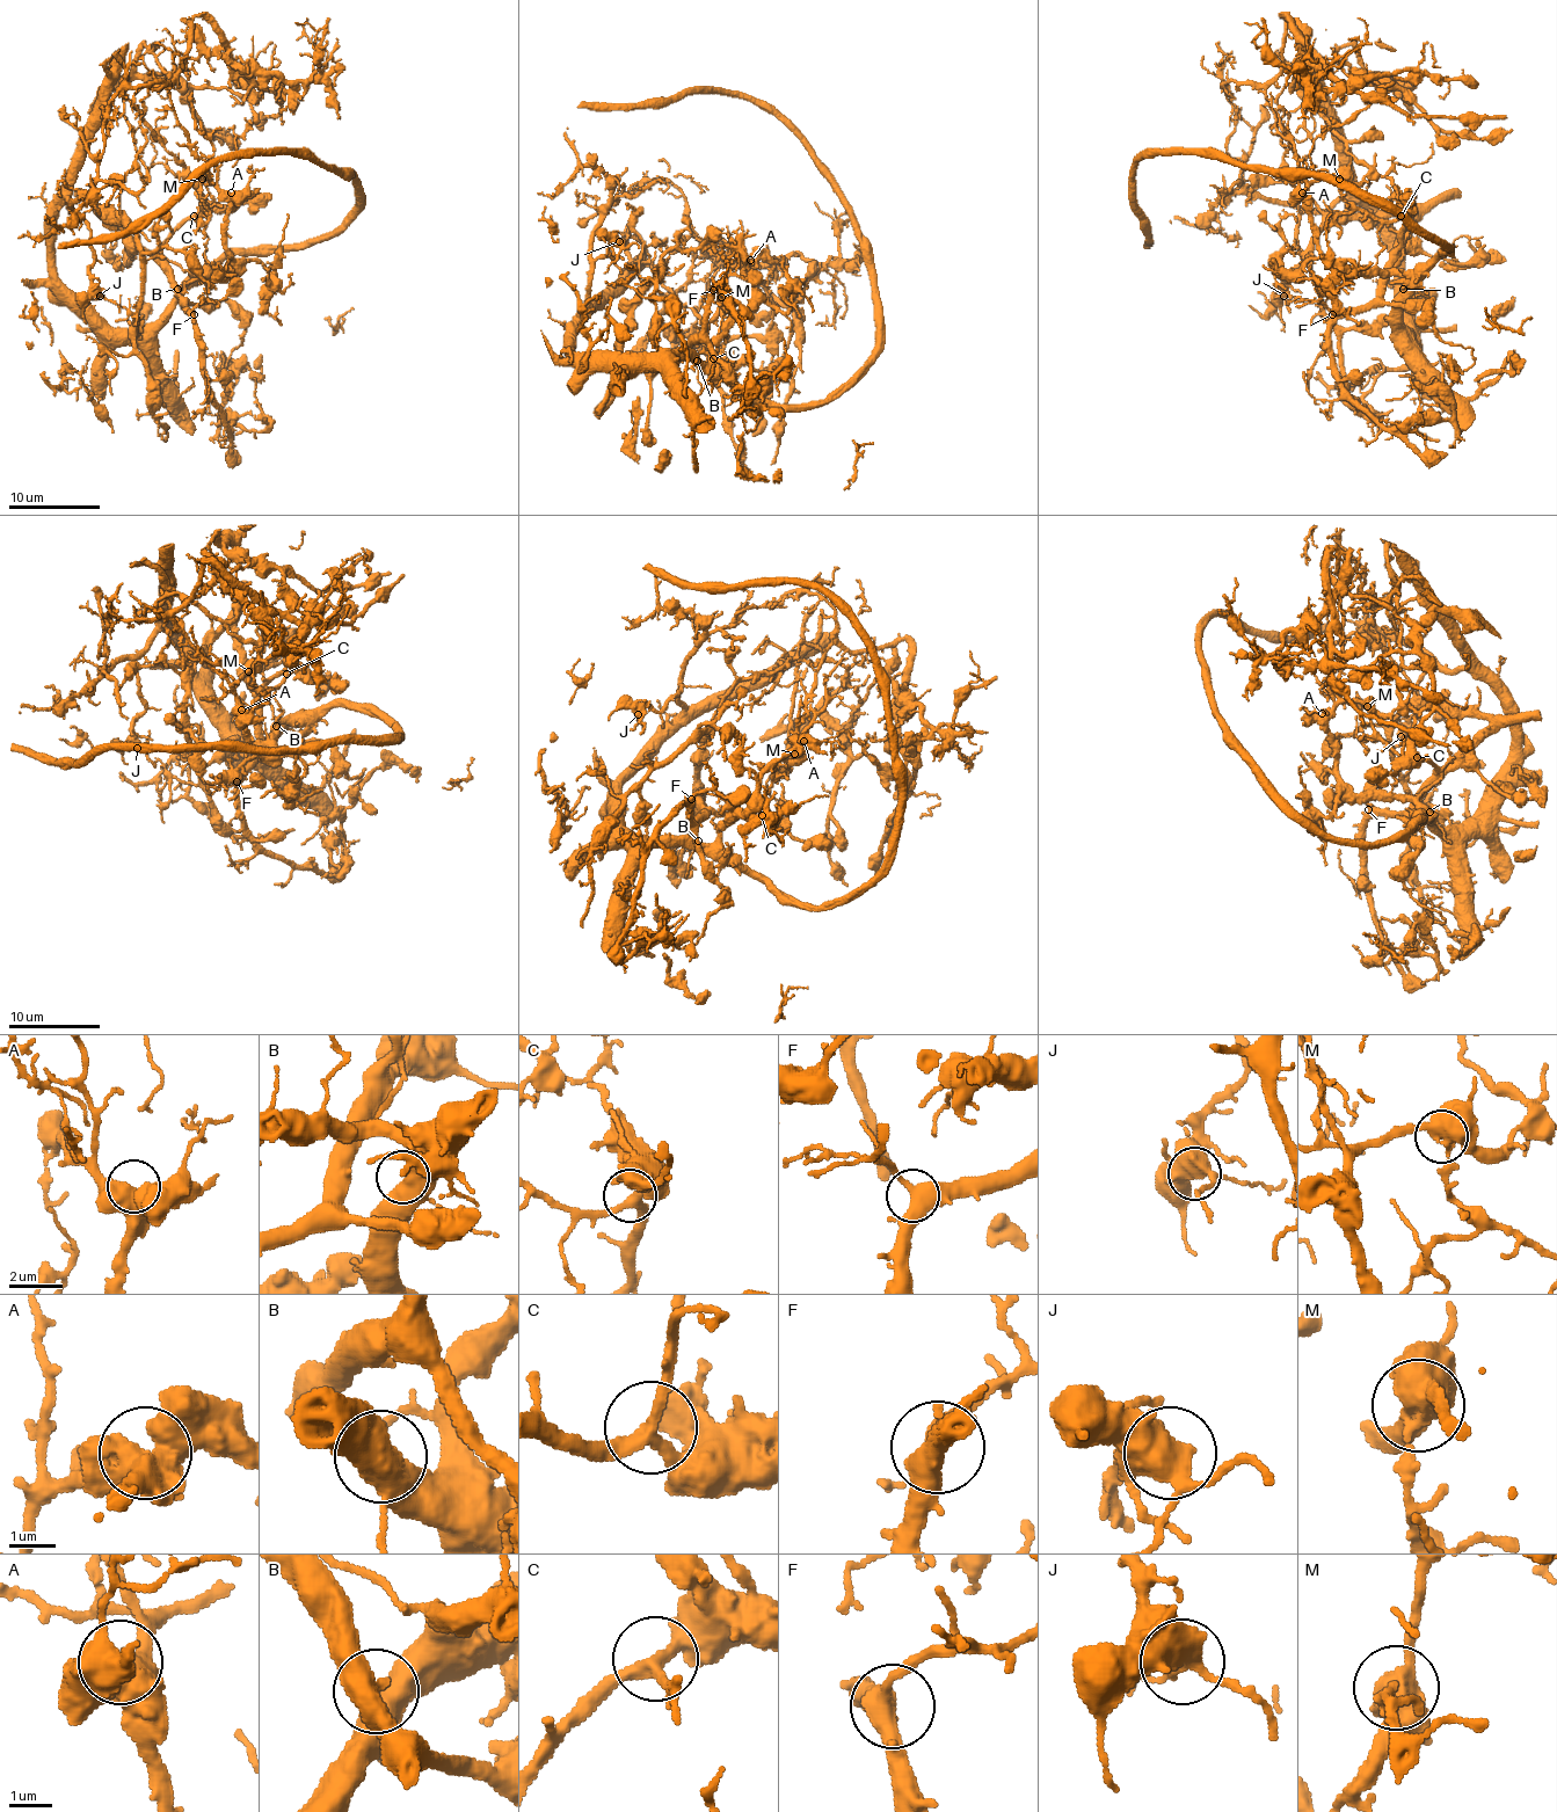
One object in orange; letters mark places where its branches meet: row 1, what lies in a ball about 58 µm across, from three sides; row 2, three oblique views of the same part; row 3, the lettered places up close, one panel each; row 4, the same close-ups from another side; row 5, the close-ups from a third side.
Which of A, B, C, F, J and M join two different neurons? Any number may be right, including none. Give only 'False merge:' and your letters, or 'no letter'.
False merge: M

